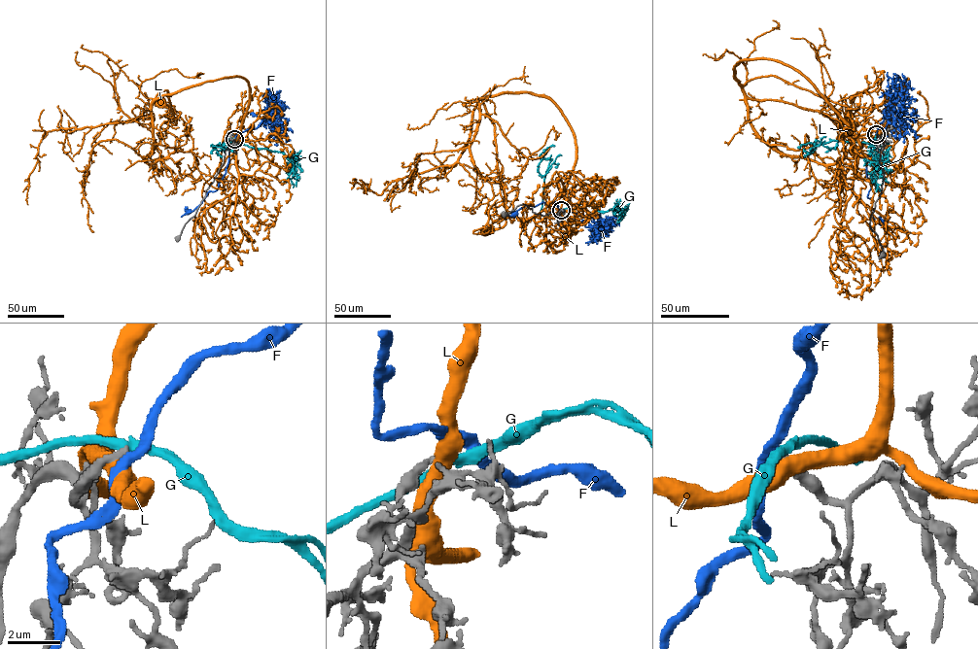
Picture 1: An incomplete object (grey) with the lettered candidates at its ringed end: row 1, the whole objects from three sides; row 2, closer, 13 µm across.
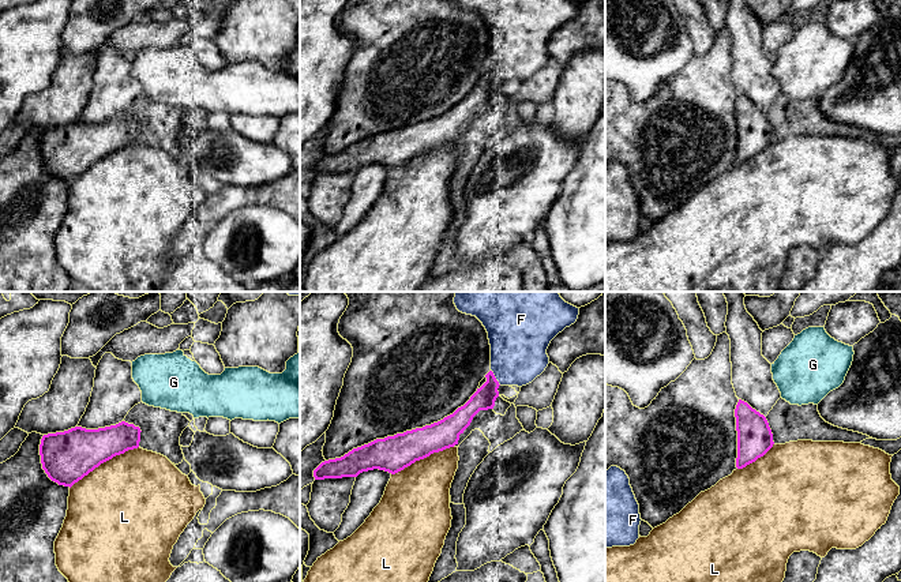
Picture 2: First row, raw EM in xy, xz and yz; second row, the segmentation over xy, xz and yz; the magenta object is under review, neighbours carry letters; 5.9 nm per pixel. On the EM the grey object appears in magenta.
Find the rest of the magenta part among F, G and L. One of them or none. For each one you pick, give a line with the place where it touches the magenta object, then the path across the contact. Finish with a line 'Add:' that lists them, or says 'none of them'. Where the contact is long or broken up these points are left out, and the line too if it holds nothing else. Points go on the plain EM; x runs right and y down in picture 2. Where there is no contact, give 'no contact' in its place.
Add: none of them

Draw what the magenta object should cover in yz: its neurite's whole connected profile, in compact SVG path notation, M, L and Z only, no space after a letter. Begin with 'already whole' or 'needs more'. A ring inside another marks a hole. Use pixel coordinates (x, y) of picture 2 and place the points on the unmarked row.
already whole | M739 94L736 104L737 153L736 162L743 164L763 151L774 139L773 128L763 109Z

